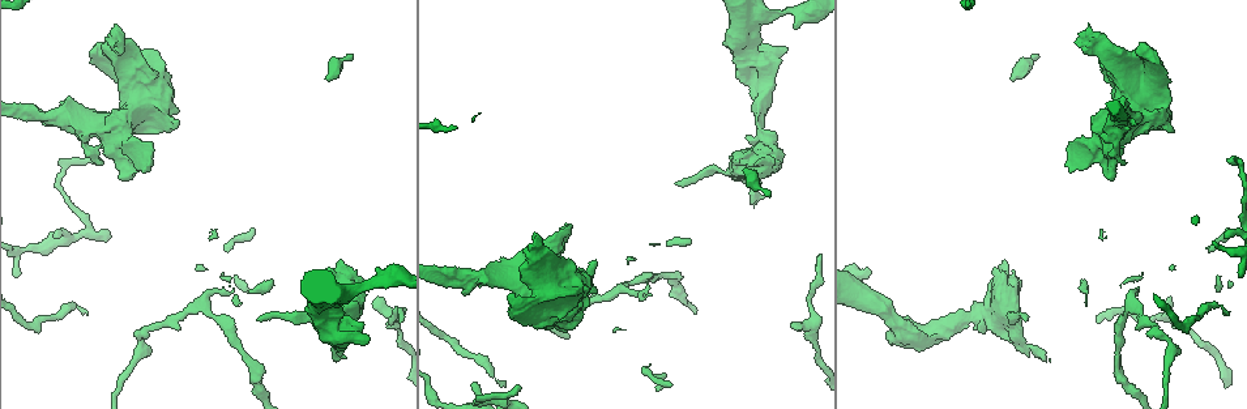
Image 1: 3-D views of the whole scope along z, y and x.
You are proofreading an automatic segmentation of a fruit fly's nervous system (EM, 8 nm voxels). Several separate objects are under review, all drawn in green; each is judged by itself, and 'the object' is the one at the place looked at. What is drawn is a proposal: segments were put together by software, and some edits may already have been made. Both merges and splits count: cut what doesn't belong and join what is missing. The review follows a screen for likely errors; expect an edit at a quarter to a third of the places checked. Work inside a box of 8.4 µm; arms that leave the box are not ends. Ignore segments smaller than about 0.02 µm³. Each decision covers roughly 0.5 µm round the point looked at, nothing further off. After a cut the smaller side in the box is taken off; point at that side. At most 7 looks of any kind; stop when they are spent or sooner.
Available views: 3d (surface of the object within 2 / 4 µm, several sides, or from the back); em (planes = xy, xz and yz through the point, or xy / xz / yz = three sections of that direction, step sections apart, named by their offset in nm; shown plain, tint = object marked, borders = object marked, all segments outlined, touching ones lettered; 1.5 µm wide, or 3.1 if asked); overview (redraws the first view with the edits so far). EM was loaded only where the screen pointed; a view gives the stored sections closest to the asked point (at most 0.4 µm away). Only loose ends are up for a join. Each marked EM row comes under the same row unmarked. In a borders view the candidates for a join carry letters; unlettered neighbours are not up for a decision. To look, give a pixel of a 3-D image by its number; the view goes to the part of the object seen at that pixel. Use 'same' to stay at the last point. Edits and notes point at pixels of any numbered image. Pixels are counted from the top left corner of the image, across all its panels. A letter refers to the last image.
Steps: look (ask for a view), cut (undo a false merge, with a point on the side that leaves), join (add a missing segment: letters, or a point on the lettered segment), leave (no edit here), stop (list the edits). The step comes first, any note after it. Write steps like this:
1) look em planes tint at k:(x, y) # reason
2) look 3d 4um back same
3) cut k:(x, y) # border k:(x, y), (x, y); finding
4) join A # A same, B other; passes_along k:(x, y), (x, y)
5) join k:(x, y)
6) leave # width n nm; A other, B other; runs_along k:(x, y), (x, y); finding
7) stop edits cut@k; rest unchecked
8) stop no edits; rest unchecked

look em planes borders at 1:(1042, 357) # an open end

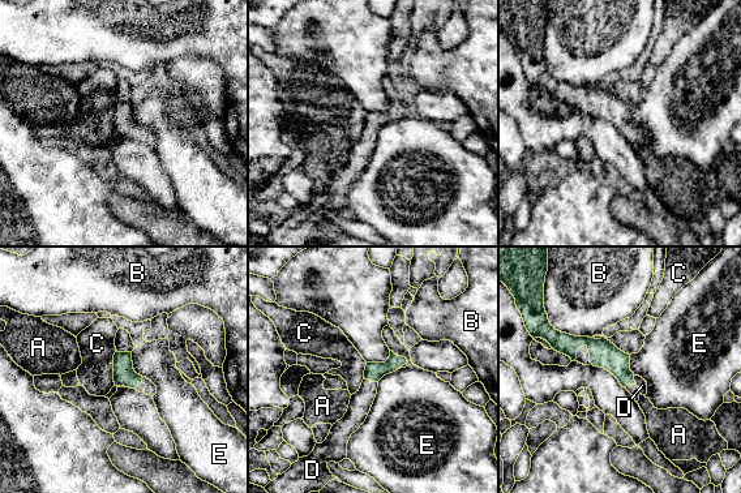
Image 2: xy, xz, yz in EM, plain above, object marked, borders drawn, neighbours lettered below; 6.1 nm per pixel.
join D # A other, B other, C other, D same, E other; passes_along 2:(373, 372), (371, 380), (360, 402); it goes on there

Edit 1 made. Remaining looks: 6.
look 3d 2um back at 1:(907, 338) # arms part here

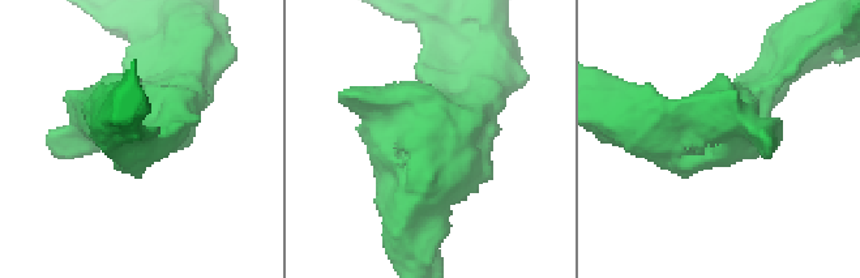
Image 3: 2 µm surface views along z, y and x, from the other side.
look em planes tint at 3:(432, 140)

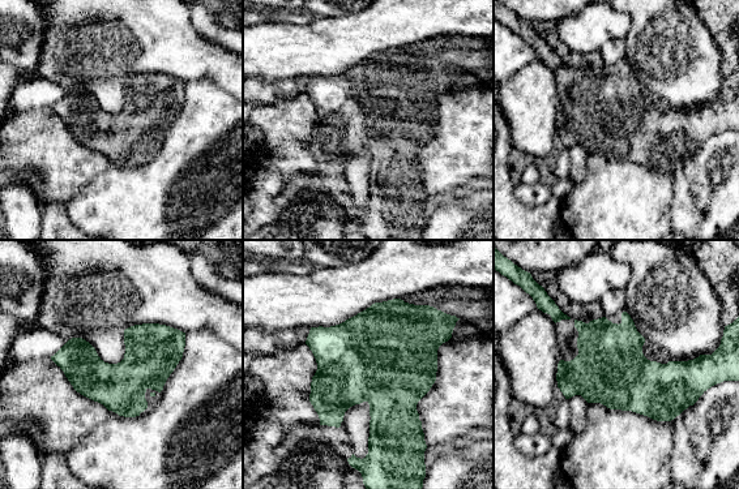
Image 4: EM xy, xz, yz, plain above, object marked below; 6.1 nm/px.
look em planes borders same # see the neighbours

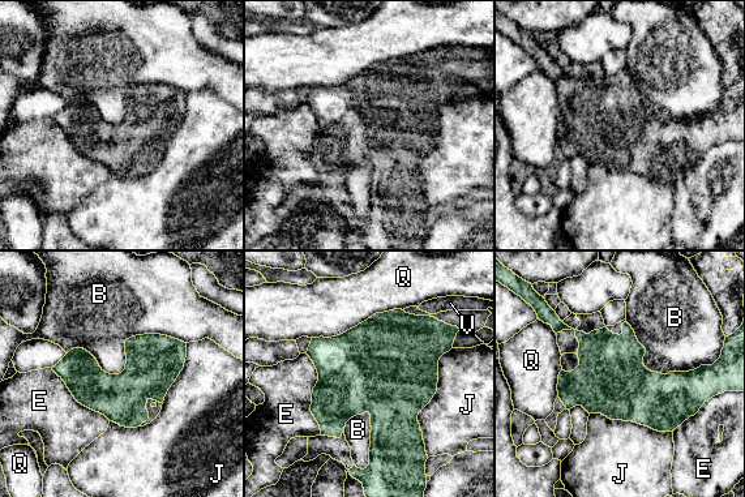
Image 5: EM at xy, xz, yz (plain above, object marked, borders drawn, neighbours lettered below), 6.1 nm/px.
leave # B other, E other, J other, Q other, V other; border 5:(185, 342), (67, 354); continuous, no second neuron

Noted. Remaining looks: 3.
look 3d 4um at 1:(562, 330)

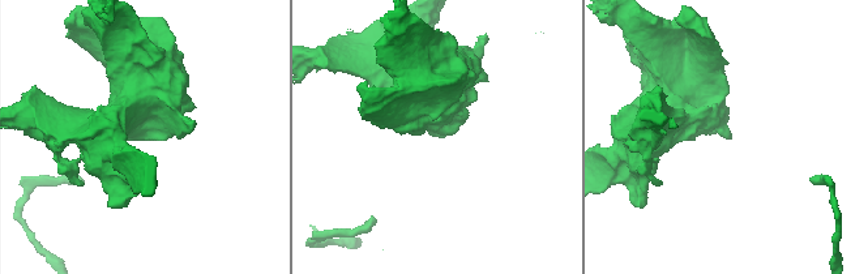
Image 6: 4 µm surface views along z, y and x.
look em planes borders at 6:(728, 137) # now the EM

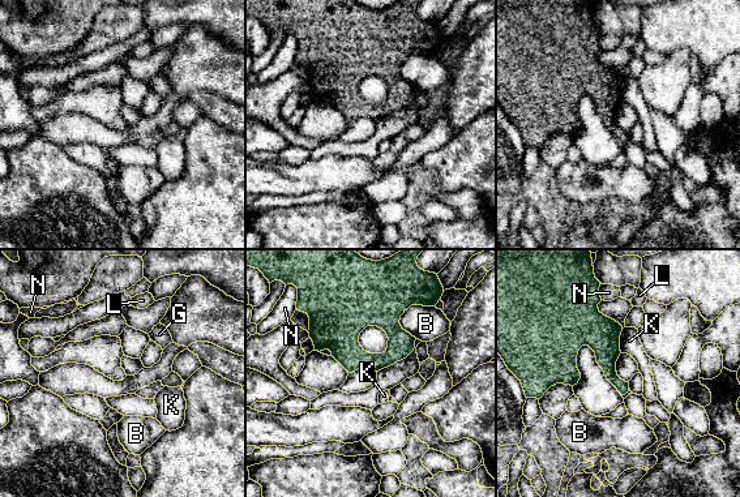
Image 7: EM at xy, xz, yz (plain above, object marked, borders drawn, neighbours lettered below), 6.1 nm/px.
leave # B other, G other, K other, L other, N other; border 7:(623, 329), (620, 352); none of them fits

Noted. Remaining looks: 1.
stop edits join@2; rest unchecked

